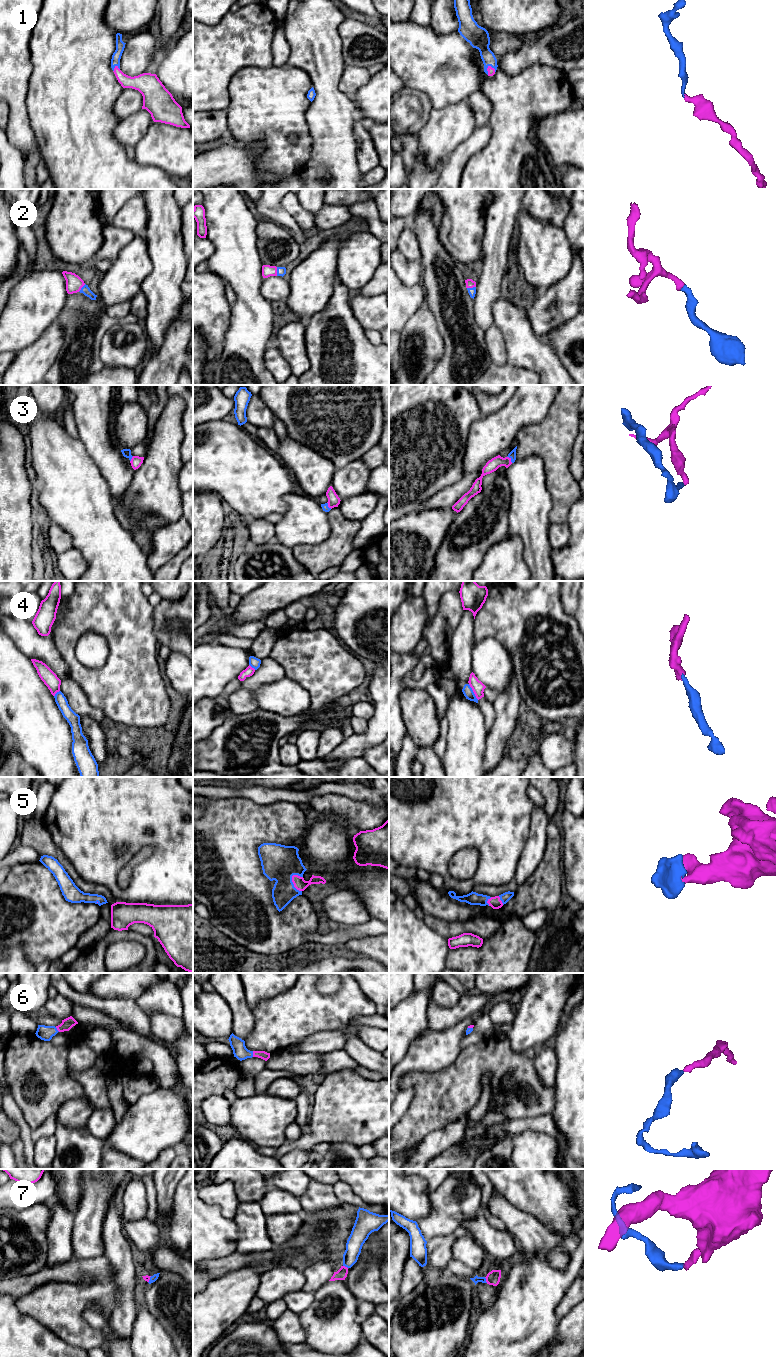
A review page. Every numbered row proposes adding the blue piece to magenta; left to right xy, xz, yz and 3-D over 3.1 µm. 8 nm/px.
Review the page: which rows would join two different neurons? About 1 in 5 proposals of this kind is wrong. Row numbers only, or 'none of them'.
4

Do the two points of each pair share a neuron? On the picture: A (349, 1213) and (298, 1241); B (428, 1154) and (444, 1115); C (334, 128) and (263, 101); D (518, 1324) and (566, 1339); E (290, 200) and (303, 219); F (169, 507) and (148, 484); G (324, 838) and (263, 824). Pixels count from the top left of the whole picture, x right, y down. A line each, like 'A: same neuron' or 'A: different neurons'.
A: same neuron
B: different neurons
C: different neurons
D: different neurons
E: same neuron
F: same neuron
G: different neurons

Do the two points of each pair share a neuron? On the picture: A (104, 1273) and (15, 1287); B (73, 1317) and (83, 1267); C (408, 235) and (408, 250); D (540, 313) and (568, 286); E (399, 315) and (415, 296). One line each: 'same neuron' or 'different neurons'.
A: same neuron
B: different neurons
C: same neuron
D: same neuron
E: same neuron

